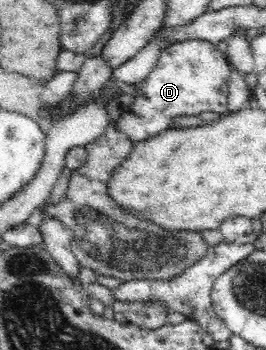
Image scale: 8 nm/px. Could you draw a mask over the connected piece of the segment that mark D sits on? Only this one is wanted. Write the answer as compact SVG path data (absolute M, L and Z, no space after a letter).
M188 39L182 42L172 43L160 54L157 65L152 72L137 84L138 92L133 96L134 103L121 112L121 118L111 124L115 124L130 141L134 144L149 140L160 130L172 128L172 118L174 116L198 116L200 112L214 112L222 115L227 110L227 94L229 92L230 65L227 56L222 53L217 45L204 39Z

